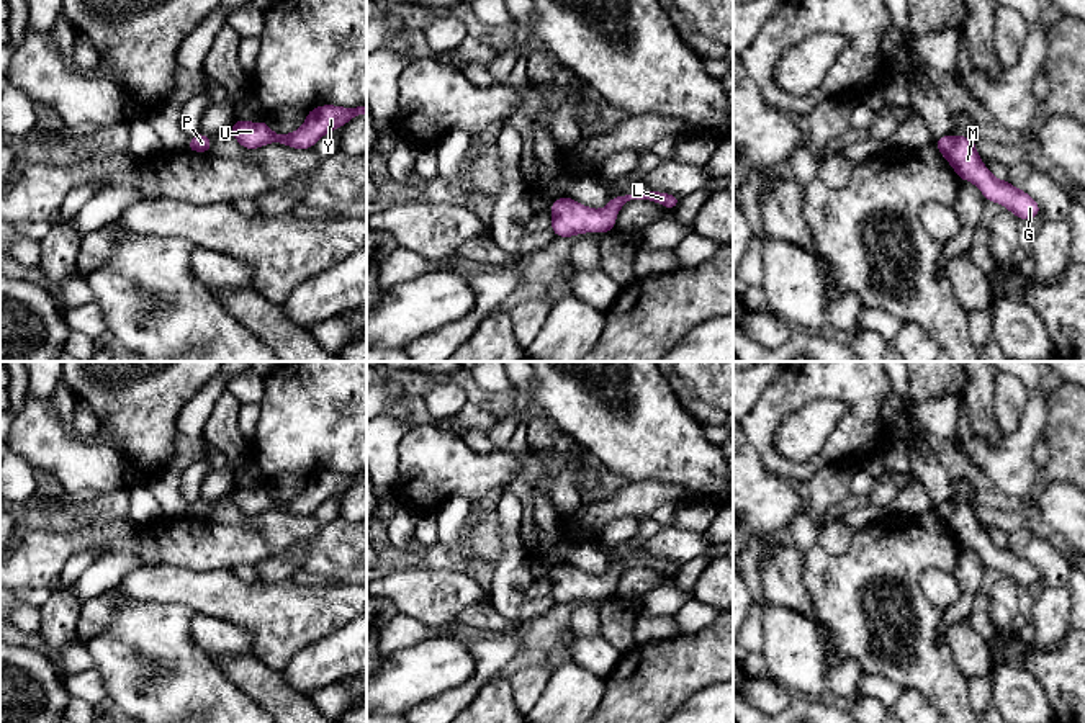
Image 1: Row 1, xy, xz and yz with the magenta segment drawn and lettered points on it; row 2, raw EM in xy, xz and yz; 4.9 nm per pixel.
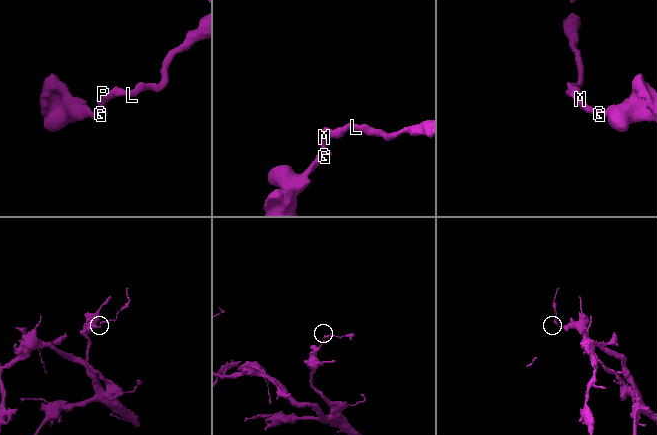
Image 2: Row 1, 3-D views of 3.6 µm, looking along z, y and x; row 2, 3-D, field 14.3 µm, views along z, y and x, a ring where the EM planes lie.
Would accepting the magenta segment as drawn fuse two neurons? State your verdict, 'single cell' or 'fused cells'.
single cell

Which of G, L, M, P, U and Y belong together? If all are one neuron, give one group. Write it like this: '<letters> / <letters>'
G L M P U Y

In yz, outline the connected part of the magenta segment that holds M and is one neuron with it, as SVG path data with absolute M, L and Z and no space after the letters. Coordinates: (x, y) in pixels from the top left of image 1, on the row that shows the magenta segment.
M938 136L936 149L949 162L959 180L972 182L987 201L1000 203L1018 219L1028 221L1041 213L1041 206L1006 180L995 178L984 165L975 141L966 136Z

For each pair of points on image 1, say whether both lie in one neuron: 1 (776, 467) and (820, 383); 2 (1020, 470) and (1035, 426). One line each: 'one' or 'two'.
1: one
2: one

